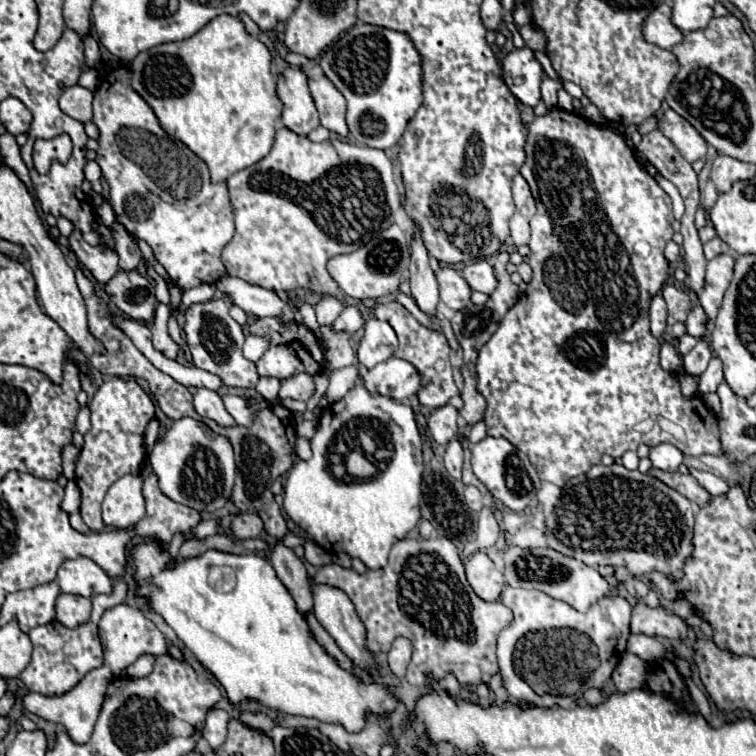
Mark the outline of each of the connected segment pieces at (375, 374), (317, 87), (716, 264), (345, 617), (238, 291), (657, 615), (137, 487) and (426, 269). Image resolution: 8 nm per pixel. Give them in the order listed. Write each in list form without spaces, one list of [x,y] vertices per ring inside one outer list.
[[[389,358],[377,364],[375,368],[367,370],[367,374],[361,380],[363,386],[373,396],[381,394],[381,396],[391,396],[393,400],[407,400],[421,386],[417,370],[409,362],[399,358]]]
[[[321,76],[319,80],[309,78],[309,90],[315,100],[315,106],[321,116],[321,126],[329,128],[331,132],[337,132],[339,136],[347,136],[347,124],[345,124],[345,100],[343,94],[327,80],[327,76]]]
[[[719,254],[707,262],[705,292],[699,298],[703,310],[707,312],[707,334],[711,334],[715,328],[715,316],[719,312],[719,304],[733,276],[733,262],[735,258],[729,254]]]
[[[313,582],[311,584],[311,594],[313,594],[313,612],[317,616],[317,620],[323,624],[323,628],[331,634],[331,638],[339,644],[339,648],[361,668],[371,668],[373,666],[373,658],[369,654],[369,650],[365,648],[365,626],[361,624],[361,620],[355,614],[355,608],[349,600],[349,596],[329,584],[319,584]]]
[[[223,276],[217,282],[217,288],[221,292],[229,294],[233,298],[233,302],[251,316],[257,316],[257,318],[275,316],[277,320],[283,320],[283,324],[295,322],[293,308],[285,300],[281,300],[273,290],[251,286],[243,280],[231,278],[231,276]]]
[[[637,602],[633,608],[631,632],[641,632],[647,636],[663,636],[663,638],[685,638],[687,624],[677,614],[673,614],[663,606],[651,608],[645,602]]]
[[[145,460],[141,464],[141,472],[139,474],[127,474],[127,476],[121,476],[119,480],[113,482],[113,486],[109,488],[105,500],[103,500],[103,522],[107,526],[113,526],[113,528],[129,528],[133,524],[137,524],[143,516],[145,516],[145,498],[143,498],[143,480],[151,474],[151,464],[149,460]]]
[[[413,236],[413,252],[411,252],[411,266],[409,266],[409,282],[411,282],[411,296],[415,298],[417,306],[431,318],[435,318],[437,304],[439,304],[439,284],[435,274],[427,262],[427,250],[423,242]]]

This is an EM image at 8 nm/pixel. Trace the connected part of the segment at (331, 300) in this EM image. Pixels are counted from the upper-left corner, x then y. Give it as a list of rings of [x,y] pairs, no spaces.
[[[323,296],[323,300],[315,306],[319,326],[329,326],[341,310],[343,310],[343,304],[337,300],[337,296]]]

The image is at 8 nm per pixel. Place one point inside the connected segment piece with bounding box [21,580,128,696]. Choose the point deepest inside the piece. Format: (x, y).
(61, 656)

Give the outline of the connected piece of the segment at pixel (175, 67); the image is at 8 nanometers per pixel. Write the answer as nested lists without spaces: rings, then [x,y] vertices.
[[[221,14],[183,42],[159,44],[135,56],[131,62],[131,84],[153,108],[163,130],[187,144],[201,160],[207,162],[213,182],[223,182],[237,170],[259,162],[273,146],[273,122],[281,116],[281,102],[275,94],[275,82],[269,74],[269,66],[271,54],[267,46],[245,30],[239,16]]]

